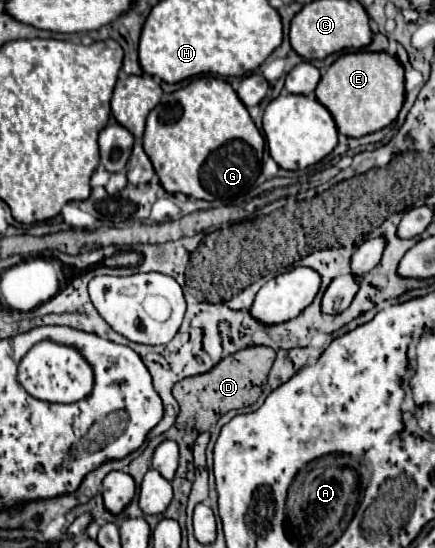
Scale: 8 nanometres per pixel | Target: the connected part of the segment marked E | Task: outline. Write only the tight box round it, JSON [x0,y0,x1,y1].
[315,51,405,137]

